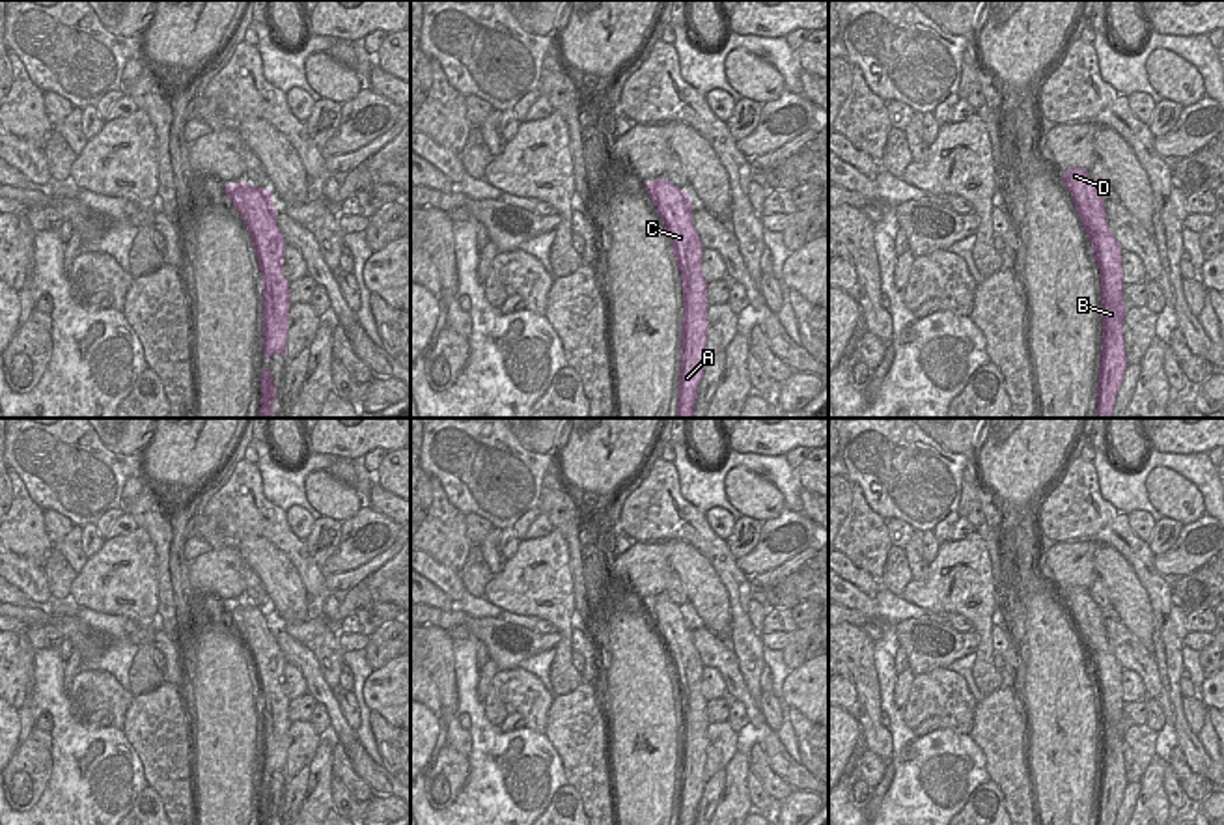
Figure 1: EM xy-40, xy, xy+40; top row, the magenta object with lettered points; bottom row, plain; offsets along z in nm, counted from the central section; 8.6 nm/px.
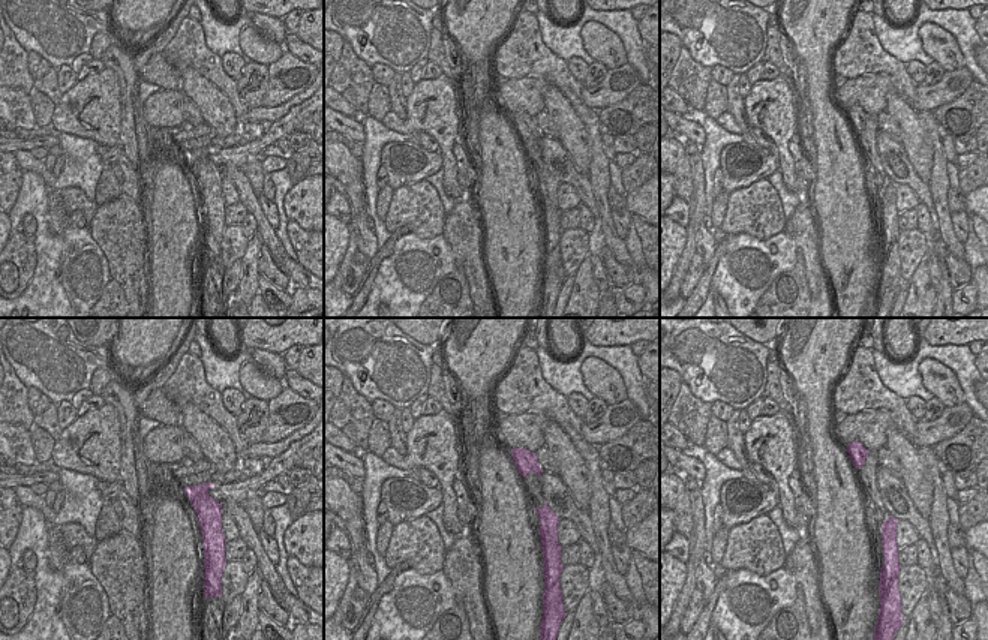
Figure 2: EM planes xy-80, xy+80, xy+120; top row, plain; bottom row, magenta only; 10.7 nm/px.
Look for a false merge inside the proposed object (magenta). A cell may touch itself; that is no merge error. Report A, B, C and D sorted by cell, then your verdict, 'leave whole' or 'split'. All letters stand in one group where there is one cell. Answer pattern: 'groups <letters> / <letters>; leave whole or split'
groups A B / C D; split

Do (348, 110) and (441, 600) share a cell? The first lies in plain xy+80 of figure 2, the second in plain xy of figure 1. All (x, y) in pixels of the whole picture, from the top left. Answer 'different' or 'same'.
different

